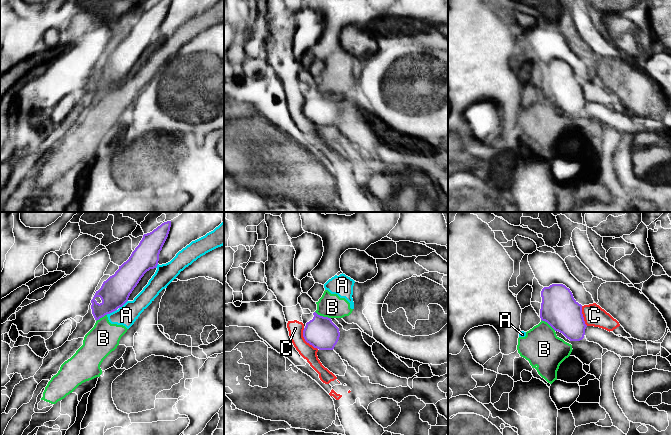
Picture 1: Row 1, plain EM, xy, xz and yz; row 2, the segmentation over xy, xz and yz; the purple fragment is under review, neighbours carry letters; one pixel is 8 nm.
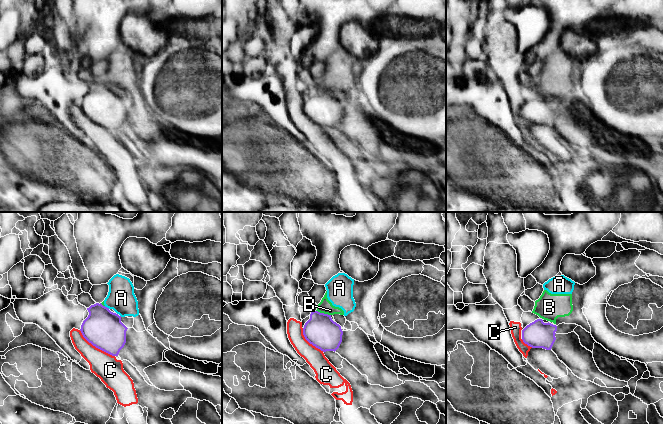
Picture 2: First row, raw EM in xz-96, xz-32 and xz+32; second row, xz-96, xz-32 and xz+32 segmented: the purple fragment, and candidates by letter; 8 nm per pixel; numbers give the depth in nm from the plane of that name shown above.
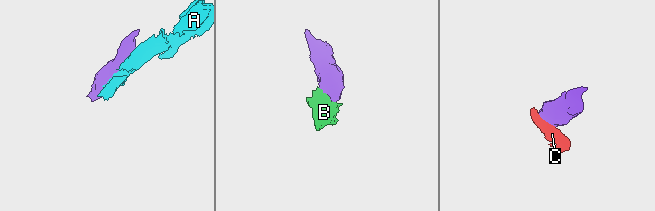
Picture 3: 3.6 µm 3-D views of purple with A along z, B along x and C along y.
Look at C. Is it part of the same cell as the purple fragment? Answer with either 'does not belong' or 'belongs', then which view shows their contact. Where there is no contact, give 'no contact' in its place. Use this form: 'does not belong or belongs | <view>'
does not belong | xz

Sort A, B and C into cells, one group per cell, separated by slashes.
A B / C

